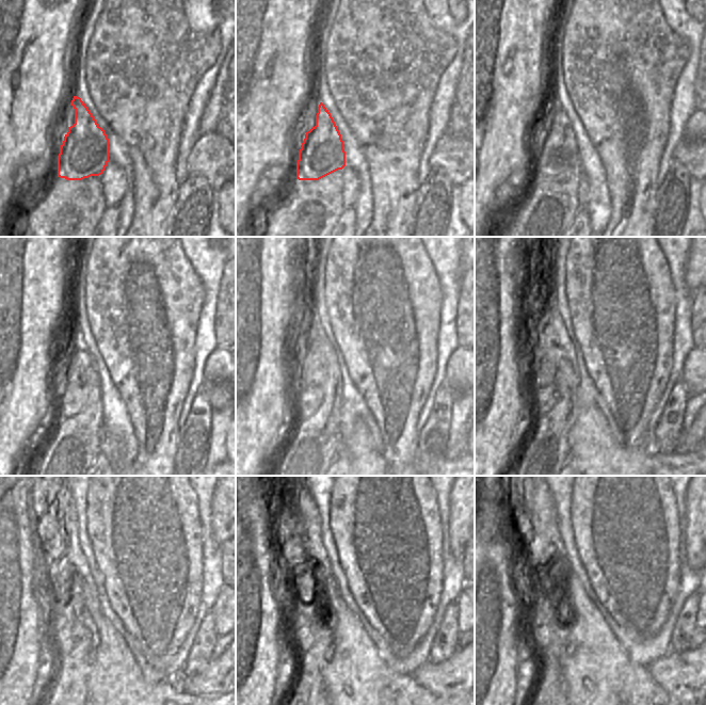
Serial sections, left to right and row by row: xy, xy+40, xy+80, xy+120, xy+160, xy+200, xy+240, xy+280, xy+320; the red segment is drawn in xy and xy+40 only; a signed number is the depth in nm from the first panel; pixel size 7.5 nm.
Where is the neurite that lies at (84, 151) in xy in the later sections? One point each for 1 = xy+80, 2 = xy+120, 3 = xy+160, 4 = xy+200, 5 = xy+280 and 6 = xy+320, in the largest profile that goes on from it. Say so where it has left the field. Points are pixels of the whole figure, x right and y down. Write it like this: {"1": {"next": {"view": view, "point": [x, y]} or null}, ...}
{"1": {"next": {"view": "xy+80", "point": [558, 151]}}, "2": {"next": {"view": "xy+120", "point": [76, 379]}}, "3": {"next": {"view": "xy+160", "point": [309, 374]}}, "4": {"next": {"view": "xy+200", "point": [545, 393]}}, "5": {"next": {"view": "xy+280", "point": [307, 610]}}, "6": {"next": {"view": "xy+320", "point": [543, 604]}}}

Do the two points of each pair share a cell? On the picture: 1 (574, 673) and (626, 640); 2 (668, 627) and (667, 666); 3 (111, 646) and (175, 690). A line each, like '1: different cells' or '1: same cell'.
1: different cells
2: different cells
3: same cell

